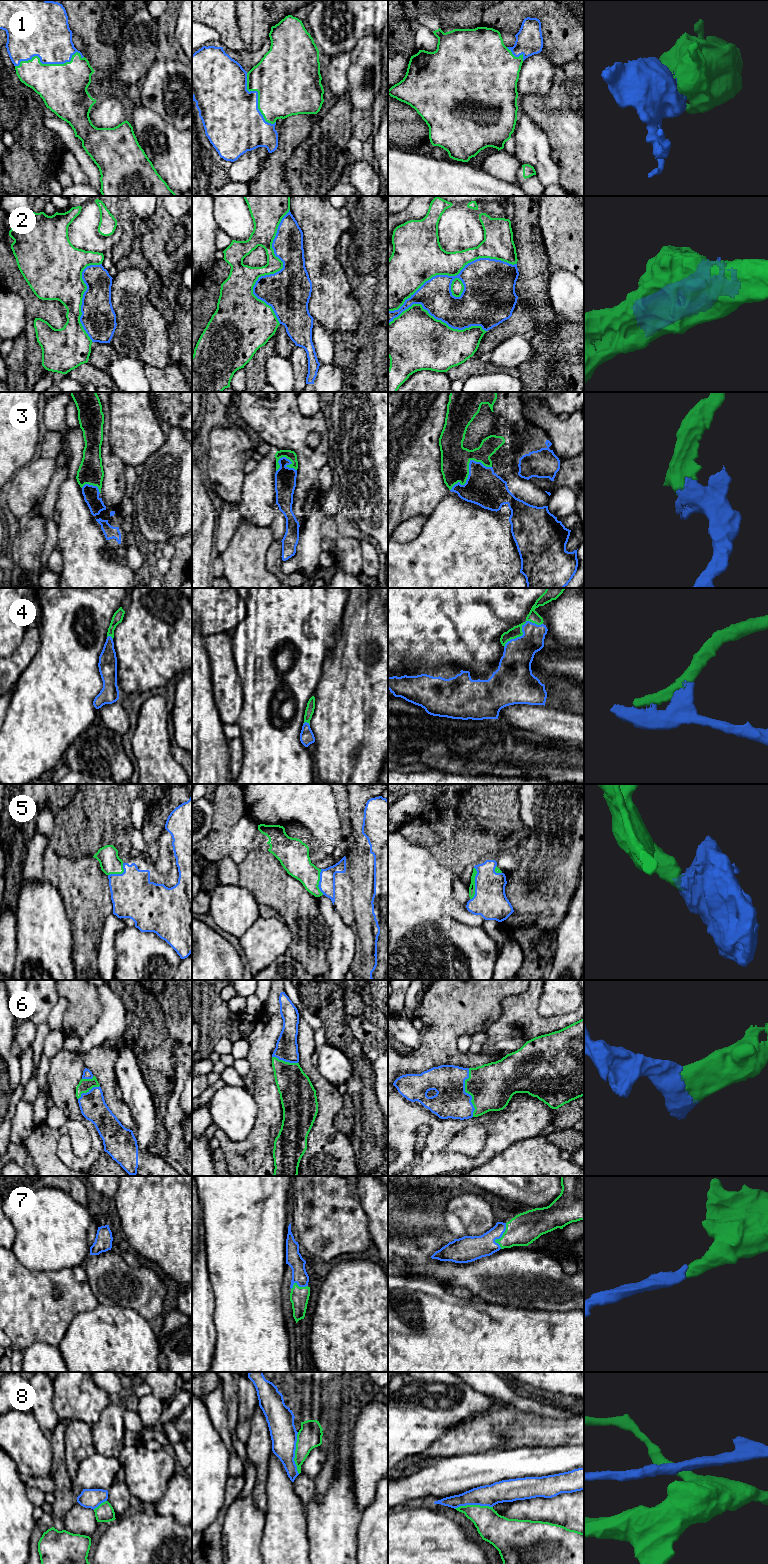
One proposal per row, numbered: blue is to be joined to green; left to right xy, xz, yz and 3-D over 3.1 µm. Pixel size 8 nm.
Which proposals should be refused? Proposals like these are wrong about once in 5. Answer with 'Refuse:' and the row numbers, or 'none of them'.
Refuse: 2, 8

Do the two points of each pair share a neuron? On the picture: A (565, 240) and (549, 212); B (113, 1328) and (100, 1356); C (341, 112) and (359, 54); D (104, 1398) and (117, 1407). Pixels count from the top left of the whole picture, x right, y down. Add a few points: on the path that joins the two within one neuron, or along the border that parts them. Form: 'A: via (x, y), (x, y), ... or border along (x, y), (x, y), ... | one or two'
A: via (565, 233), (565, 228), (556, 219) | one
B: via (113, 1335), (113, 1343), (107, 1349) | one
C: border along (346, 92), (349, 103), (353, 108) | two
D: border along (114, 1400), (102, 1411), (97, 1421) | two

